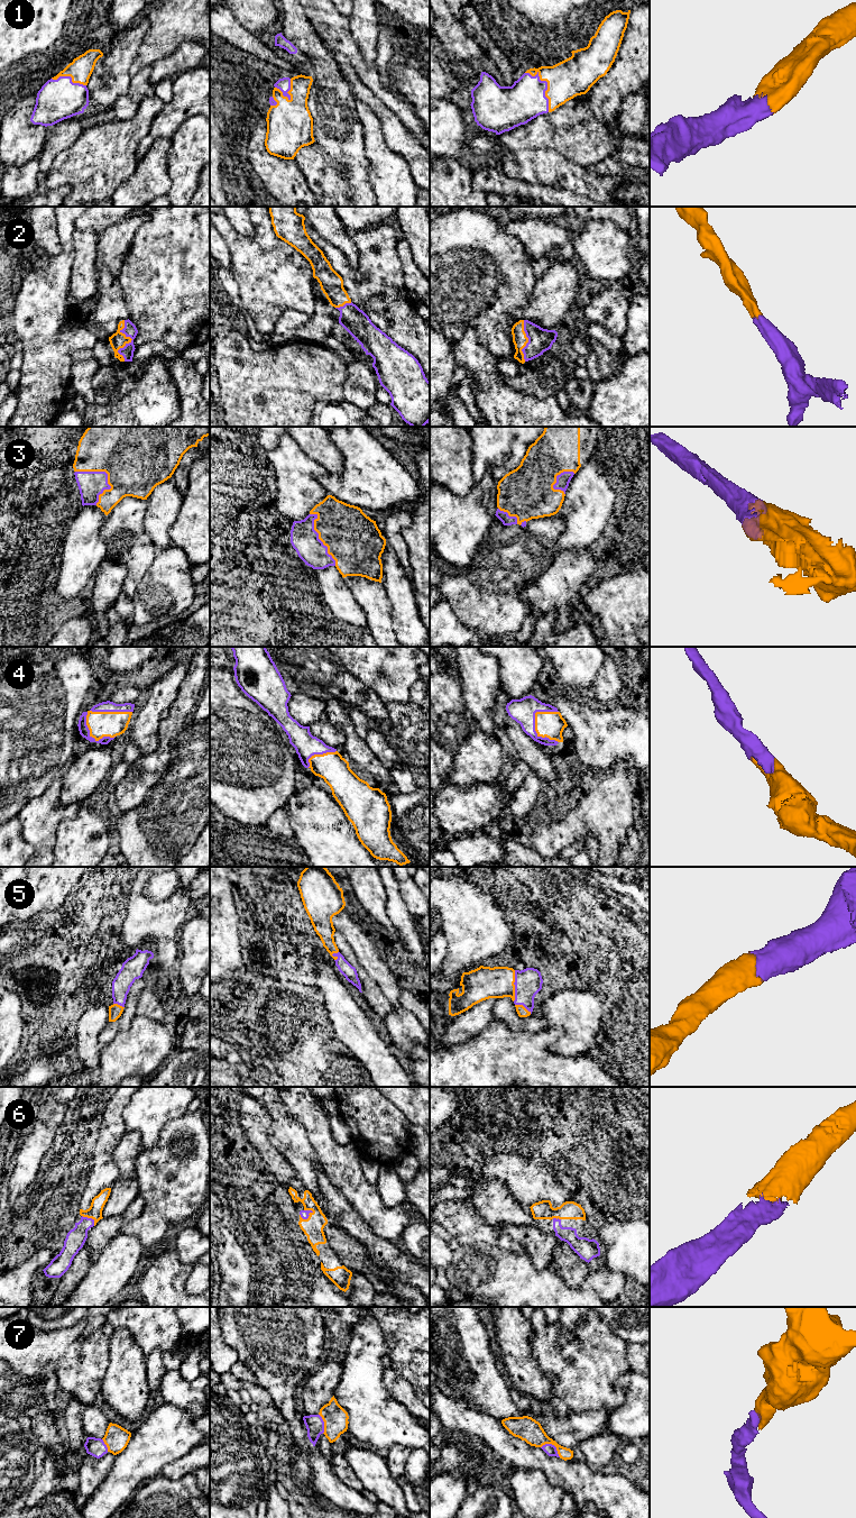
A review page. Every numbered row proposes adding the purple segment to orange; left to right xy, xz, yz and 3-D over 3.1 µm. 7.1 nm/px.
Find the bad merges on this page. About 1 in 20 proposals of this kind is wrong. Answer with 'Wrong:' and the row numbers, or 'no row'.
Wrong: no row

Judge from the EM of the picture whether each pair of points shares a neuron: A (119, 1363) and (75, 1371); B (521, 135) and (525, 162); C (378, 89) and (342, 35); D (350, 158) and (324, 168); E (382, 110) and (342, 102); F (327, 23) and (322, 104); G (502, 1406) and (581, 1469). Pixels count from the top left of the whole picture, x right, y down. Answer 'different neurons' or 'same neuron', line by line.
A: different neurons
B: different neurons
C: same neuron
D: different neurons
E: different neurons
F: different neurons
G: different neurons

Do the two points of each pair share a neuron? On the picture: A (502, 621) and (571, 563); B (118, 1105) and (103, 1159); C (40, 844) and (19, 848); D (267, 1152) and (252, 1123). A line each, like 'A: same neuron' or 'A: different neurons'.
A: different neurons
B: same neuron
C: different neurons
D: same neuron

